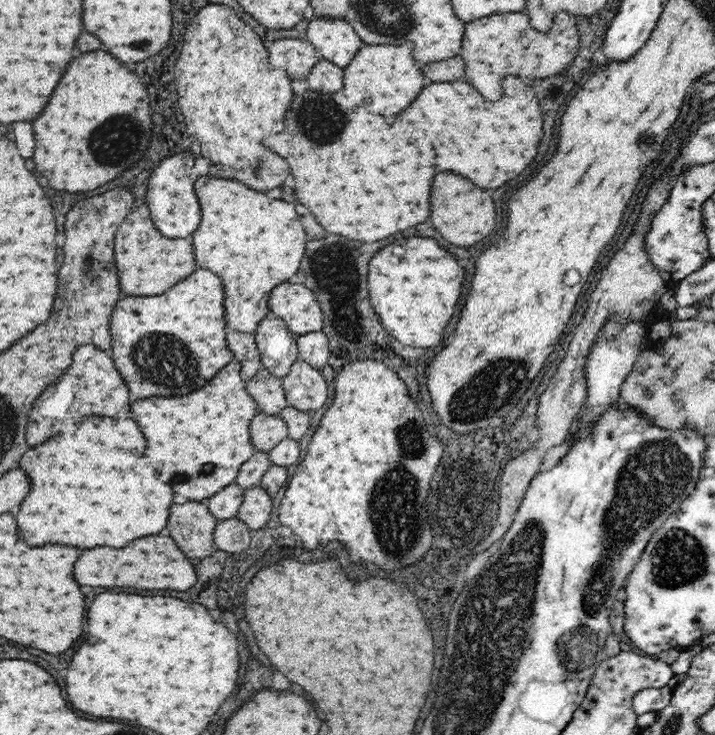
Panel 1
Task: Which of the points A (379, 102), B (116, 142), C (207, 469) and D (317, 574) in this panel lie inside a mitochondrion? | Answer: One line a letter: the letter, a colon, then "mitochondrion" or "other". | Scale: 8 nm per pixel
A: other
B: mitochondrion
C: mitochondrion
D: other

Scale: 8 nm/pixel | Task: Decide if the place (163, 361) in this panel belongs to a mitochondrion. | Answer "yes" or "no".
yes

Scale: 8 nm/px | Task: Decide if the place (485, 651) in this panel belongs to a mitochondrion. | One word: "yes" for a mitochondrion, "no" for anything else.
yes

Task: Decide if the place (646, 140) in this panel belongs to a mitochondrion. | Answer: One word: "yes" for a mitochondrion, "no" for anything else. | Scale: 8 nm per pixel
no

